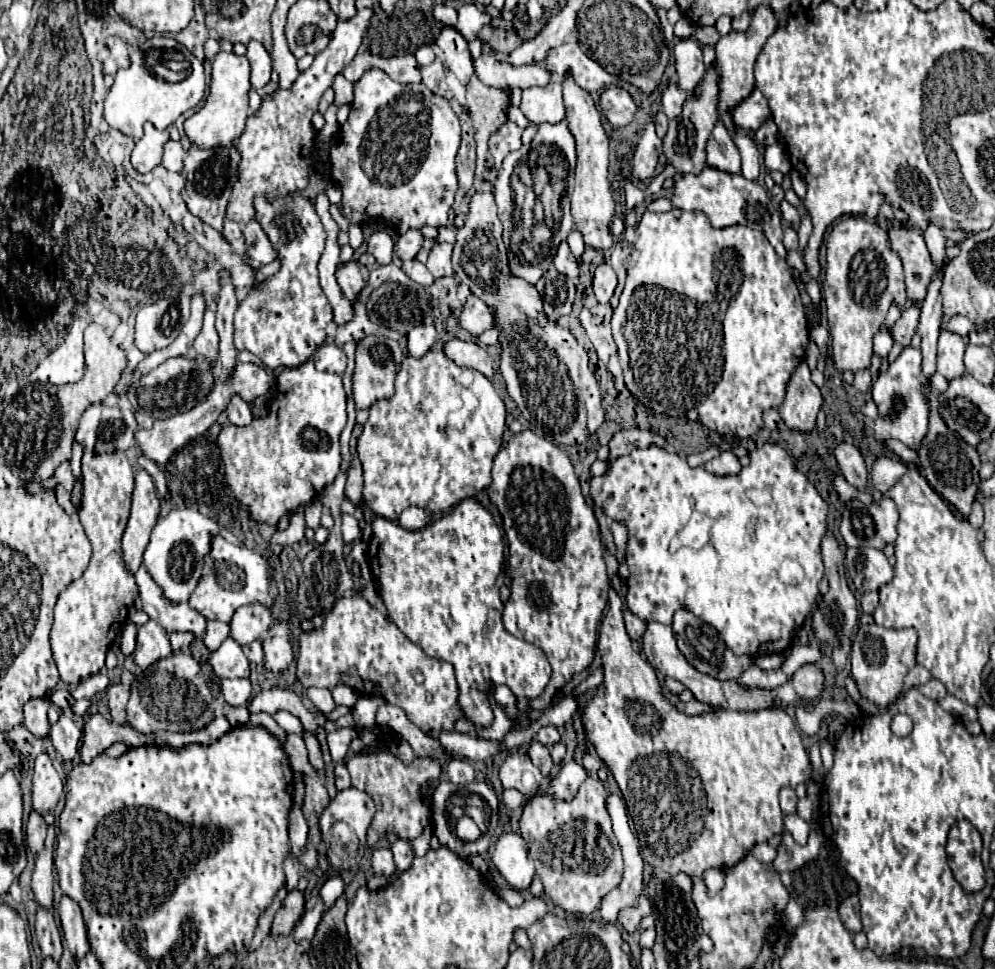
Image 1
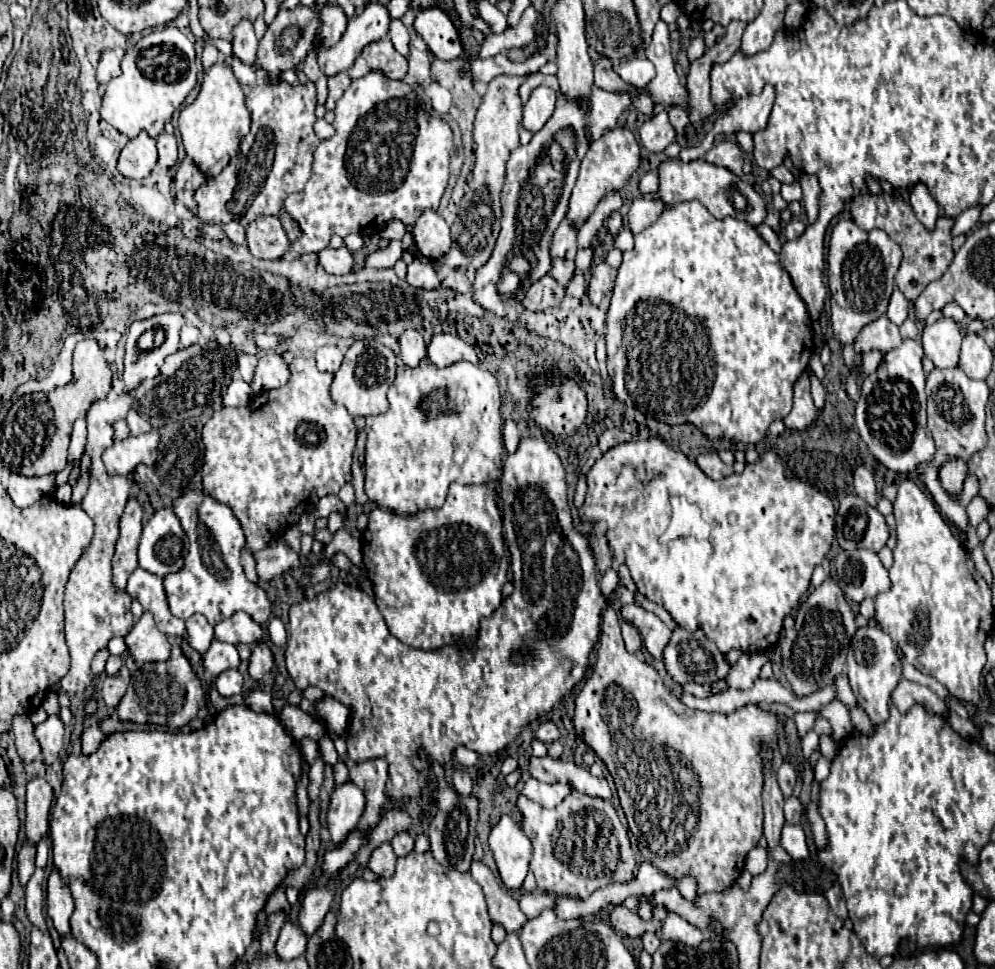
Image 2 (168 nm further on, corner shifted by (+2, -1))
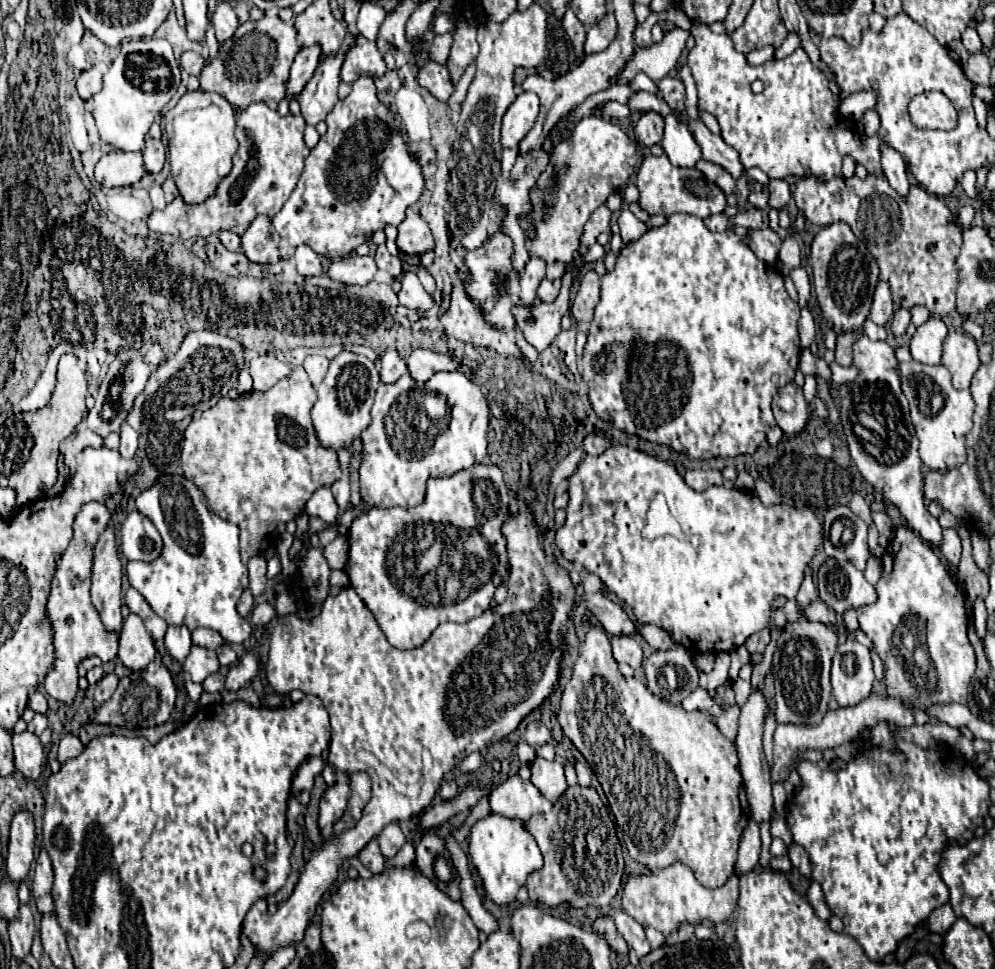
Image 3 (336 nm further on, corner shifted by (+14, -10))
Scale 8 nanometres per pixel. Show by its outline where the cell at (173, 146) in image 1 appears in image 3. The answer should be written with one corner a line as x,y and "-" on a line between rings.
146,138
146,148
142,150
144,154
144,164
146,164
146,170
156,174
162,170
164,162
166,162
166,148
160,140
154,140
154,138

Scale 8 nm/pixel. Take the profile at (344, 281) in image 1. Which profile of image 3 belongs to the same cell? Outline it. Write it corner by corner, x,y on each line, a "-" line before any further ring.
298,246
294,260
296,260
296,266
298,266
298,274
302,274
302,276
320,276
322,274
320,256
312,248

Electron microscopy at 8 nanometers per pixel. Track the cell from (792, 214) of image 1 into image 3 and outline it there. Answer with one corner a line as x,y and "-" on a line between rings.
762,228
762,230
750,230
748,238
746,238
748,246
756,252
756,256
766,262
766,264
774,264
778,258
778,250
780,250
780,236
772,230
772,228

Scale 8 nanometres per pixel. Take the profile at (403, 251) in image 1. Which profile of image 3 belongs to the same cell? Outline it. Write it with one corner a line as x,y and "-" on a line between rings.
346,256
340,260
334,260
328,268
328,276
342,284
358,284
364,286
370,280
374,280
378,272
378,266
372,256

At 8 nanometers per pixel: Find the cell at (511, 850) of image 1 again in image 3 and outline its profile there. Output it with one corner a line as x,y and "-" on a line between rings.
490,814
472,826
468,840
468,854
484,882
486,896
498,906
510,904
518,888
524,886
528,874
542,866
542,854
532,836
524,830
522,822
508,820
498,814

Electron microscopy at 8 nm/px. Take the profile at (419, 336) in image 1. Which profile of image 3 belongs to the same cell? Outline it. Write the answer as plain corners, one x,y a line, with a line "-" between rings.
388,348
382,354
382,362
380,362
380,380
386,384
396,382
402,374
408,372
406,360
400,356
400,352
396,348

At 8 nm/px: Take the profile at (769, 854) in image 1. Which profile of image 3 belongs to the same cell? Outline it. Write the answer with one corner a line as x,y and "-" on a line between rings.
750,820
744,834
742,834
742,840
740,840
736,874
752,872
758,864
758,854
760,854
760,828
754,820

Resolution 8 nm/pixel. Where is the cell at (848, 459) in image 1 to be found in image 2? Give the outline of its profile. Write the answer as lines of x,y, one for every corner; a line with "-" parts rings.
864,465
856,467
856,473
854,473
854,489
856,489
856,495
860,495
864,501
868,501
868,505
876,507
876,503
878,503
878,491
876,491
872,473

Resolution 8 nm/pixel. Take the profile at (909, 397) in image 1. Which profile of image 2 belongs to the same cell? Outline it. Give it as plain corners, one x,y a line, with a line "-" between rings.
904,339
900,347
888,351
880,369
868,375
862,383
862,393
856,403
854,419
856,429
870,449
870,453
890,471
920,477
918,467
932,461
936,447
926,427
926,393
924,393
924,371
922,371
924,349
914,339

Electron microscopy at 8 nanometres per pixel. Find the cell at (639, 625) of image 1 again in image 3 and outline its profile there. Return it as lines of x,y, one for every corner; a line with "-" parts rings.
610,636
610,644
612,644
614,660
618,664
626,662
632,668
638,668
642,664
642,648
636,636

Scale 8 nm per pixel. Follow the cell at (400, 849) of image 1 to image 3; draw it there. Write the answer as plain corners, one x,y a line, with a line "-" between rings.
388,824
380,834
378,834
378,844
380,844
380,850
386,858
394,858
396,852
404,846
406,838
400,830
398,824

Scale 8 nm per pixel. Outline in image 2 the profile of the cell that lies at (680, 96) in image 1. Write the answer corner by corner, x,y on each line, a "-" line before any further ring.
676,107
676,109
668,109
668,115
670,115
670,121
672,121
674,129
676,129
676,135
678,135
678,137
684,137
684,135
686,135
686,129
688,129
688,125
690,125
688,113
686,113
684,109

